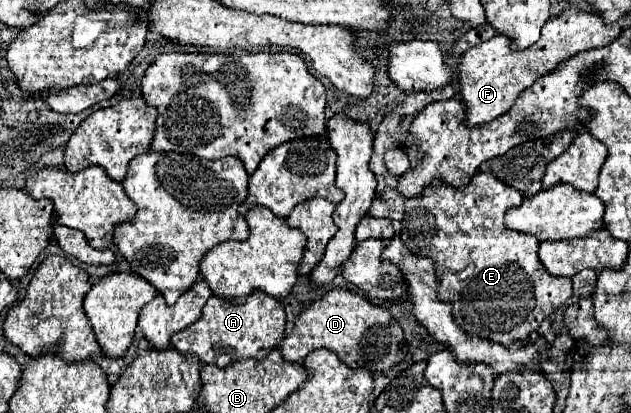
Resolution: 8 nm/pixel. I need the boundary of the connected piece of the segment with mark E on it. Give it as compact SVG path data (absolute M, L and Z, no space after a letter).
M479 172L473 176L473 180L469 182L469 186L465 190L455 190L451 188L449 184L445 182L437 182L433 180L431 186L427 186L427 190L423 190L419 196L411 198L411 200L405 200L405 216L401 220L401 240L407 244L407 248L411 252L415 252L417 256L429 256L431 260L435 260L435 266L437 266L437 278L439 278L439 298L443 302L451 302L453 306L453 316L455 316L455 322L467 332L467 334L473 334L473 336L479 336L479 338L485 338L485 340L491 340L491 342L497 342L497 344L503 344L503 346L509 346L511 342L517 342L517 340L525 340L529 338L529 334L533 330L539 328L539 324L549 316L553 314L567 298L571 298L571 278L557 278L557 276L551 276L543 264L539 262L539 240L535 236L527 236L523 232L511 232L505 228L505 222L503 222L503 216L509 208L515 208L515 206L521 206L523 202L523 194L503 182L499 182L493 174L485 174L485 172Z

